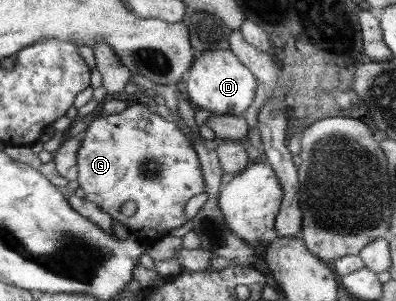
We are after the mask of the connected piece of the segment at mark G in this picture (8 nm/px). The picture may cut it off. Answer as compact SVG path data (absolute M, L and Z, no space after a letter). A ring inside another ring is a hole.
M135 102L118 114L96 118L82 134L80 142L76 158L78 183L87 201L98 205L112 219L125 225L147 246L166 234L180 233L188 227L184 207L191 197L204 192L204 179L197 152L175 121L152 112L145 104ZM125 201L134 201L137 205L130 217L121 212Z

